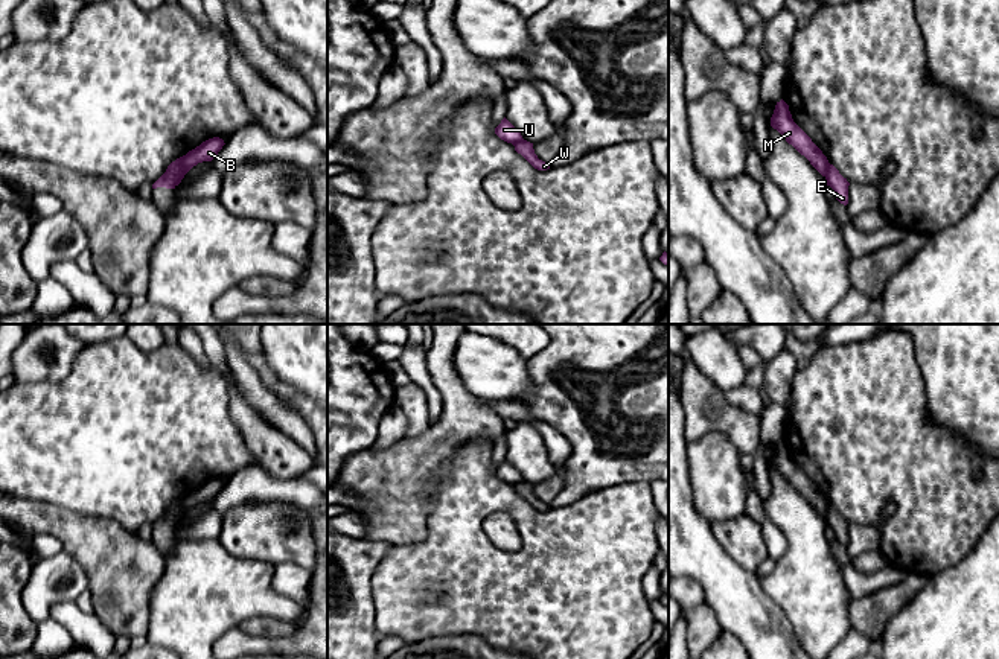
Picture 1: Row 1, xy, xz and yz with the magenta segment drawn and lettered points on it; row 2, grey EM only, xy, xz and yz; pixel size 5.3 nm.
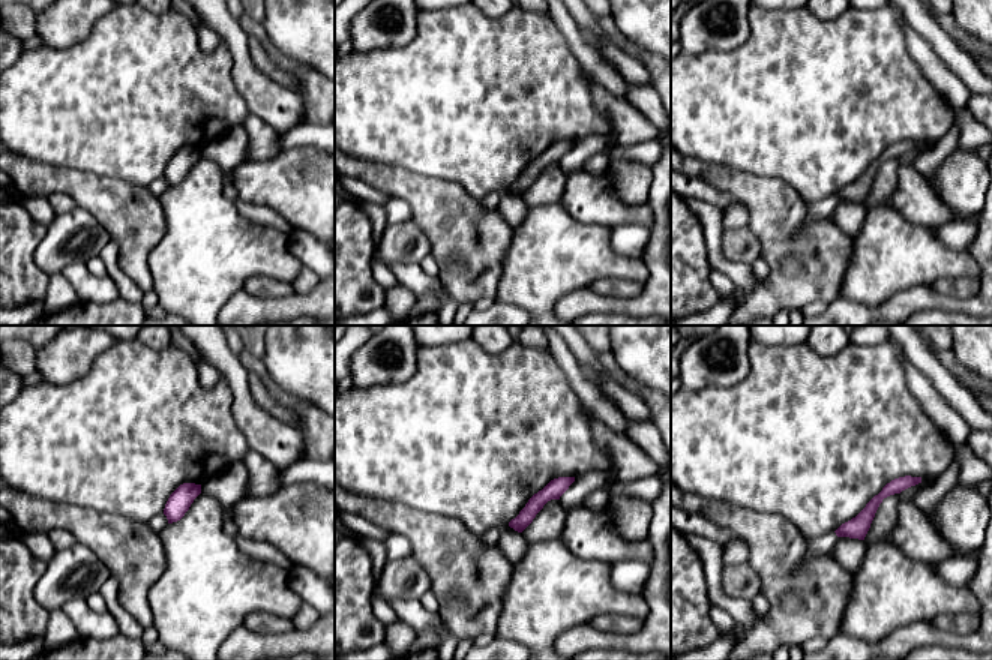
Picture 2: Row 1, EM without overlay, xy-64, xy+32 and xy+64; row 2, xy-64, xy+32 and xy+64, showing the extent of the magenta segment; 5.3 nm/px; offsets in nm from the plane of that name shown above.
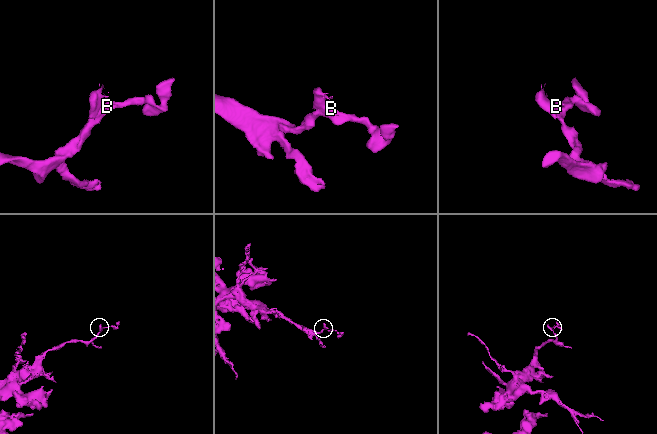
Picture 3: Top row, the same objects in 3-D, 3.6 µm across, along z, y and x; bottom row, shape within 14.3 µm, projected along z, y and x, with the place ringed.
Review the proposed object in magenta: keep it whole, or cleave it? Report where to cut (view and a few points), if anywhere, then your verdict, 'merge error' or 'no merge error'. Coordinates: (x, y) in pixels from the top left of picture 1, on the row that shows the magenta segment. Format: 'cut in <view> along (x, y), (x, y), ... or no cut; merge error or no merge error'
cut in xy along (183, 157), (183, 166), (175, 184); merge error

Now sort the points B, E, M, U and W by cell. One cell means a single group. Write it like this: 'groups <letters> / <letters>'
groups B E W / M U

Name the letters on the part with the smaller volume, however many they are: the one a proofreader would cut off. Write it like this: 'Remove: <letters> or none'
Remove: M, U

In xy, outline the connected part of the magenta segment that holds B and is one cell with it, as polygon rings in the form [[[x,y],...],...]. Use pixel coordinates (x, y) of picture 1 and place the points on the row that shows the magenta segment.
[[[213,137],[203,142],[199,146],[196,146],[195,149],[183,155],[183,167],[178,178],[175,180],[175,184],[178,186],[181,180],[184,178],[184,175],[198,163],[212,161],[218,155],[218,152],[222,149],[224,145],[225,143],[222,138]]]

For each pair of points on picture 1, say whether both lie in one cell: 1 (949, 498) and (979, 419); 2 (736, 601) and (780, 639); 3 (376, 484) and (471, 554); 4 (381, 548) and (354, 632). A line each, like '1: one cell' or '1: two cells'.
1: two cells
2: one cell
3: two cells
4: one cell

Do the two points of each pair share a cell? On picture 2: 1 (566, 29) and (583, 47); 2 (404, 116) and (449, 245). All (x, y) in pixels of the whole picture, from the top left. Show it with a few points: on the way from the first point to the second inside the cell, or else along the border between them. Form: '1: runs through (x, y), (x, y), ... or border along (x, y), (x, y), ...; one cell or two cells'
1: runs through (571, 33), (578, 42); one cell
2: border along (390, 167), (453, 180), (459, 185); two cells

